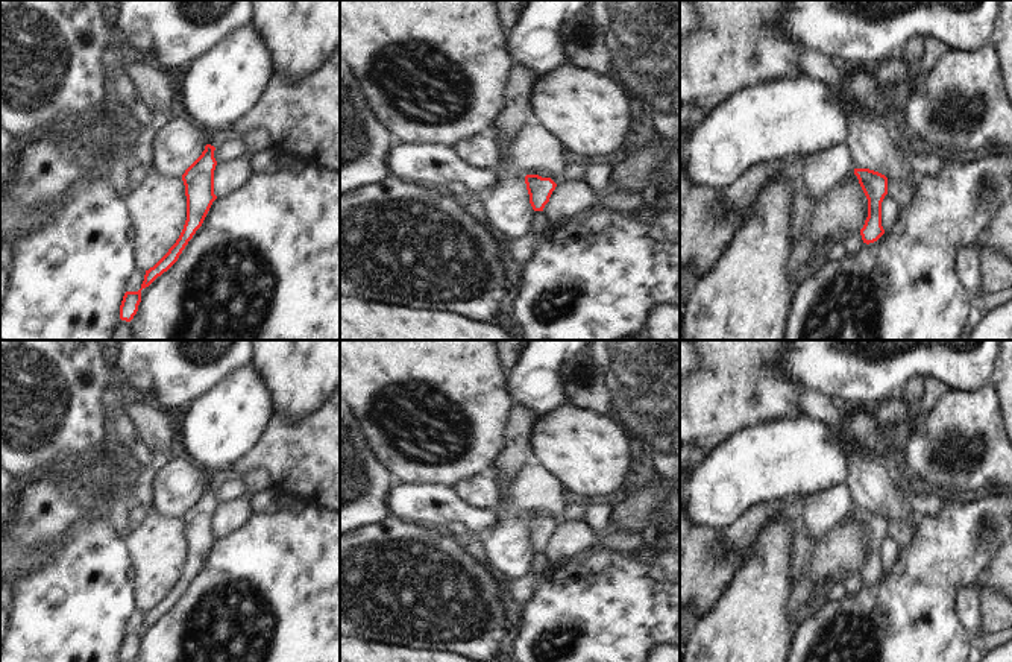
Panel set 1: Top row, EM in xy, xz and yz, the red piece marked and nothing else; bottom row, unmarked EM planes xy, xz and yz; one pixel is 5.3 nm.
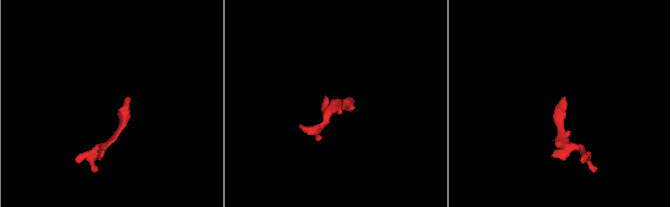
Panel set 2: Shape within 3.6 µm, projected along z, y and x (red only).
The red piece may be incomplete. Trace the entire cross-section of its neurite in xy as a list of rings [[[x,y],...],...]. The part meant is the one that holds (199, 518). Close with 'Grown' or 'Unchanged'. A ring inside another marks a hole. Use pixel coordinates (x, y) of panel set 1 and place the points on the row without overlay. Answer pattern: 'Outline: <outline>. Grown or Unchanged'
Outline: [[[340,380],[331,395],[300,421],[275,415],[258,440],[226,471],[209,474],[202,495],[185,510],[187,560],[176,583],[149,610],[138,632],[126,632],[120,659],[130,662],[141,642],[141,630],[167,612],[202,566],[212,542],[215,487],[231,478],[262,468],[276,492],[293,493],[308,504],[340,512]]]. Grown.

